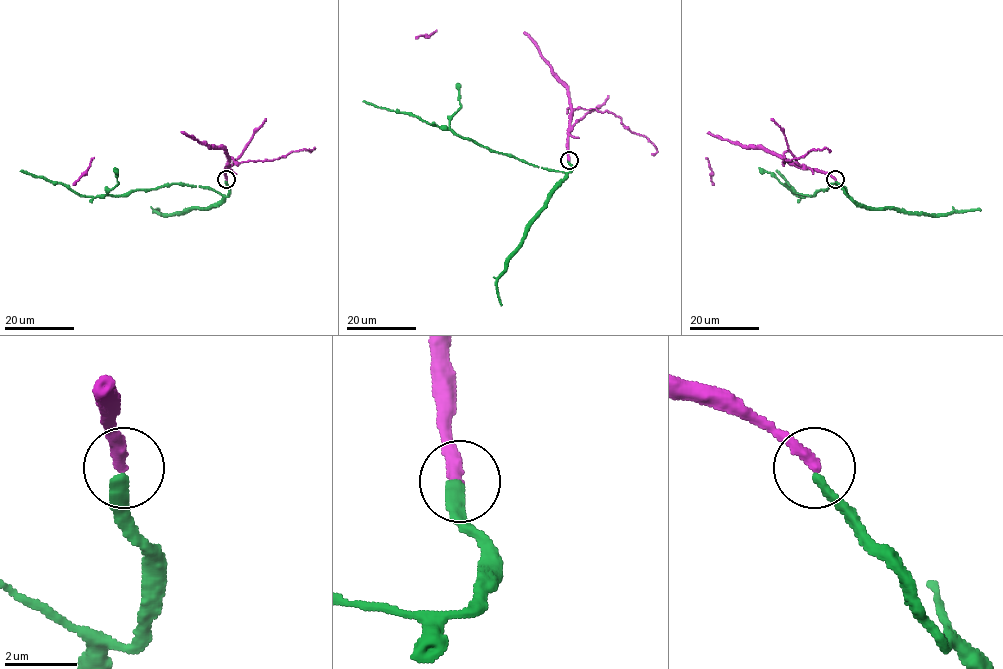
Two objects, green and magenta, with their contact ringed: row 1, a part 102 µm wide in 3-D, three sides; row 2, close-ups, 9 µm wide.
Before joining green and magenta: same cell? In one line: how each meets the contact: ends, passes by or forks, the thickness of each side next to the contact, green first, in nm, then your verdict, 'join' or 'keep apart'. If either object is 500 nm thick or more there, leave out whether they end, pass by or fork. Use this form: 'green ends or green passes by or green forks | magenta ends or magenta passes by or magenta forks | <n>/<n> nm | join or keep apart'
green ends | magenta ends | 280/360 nm | join

